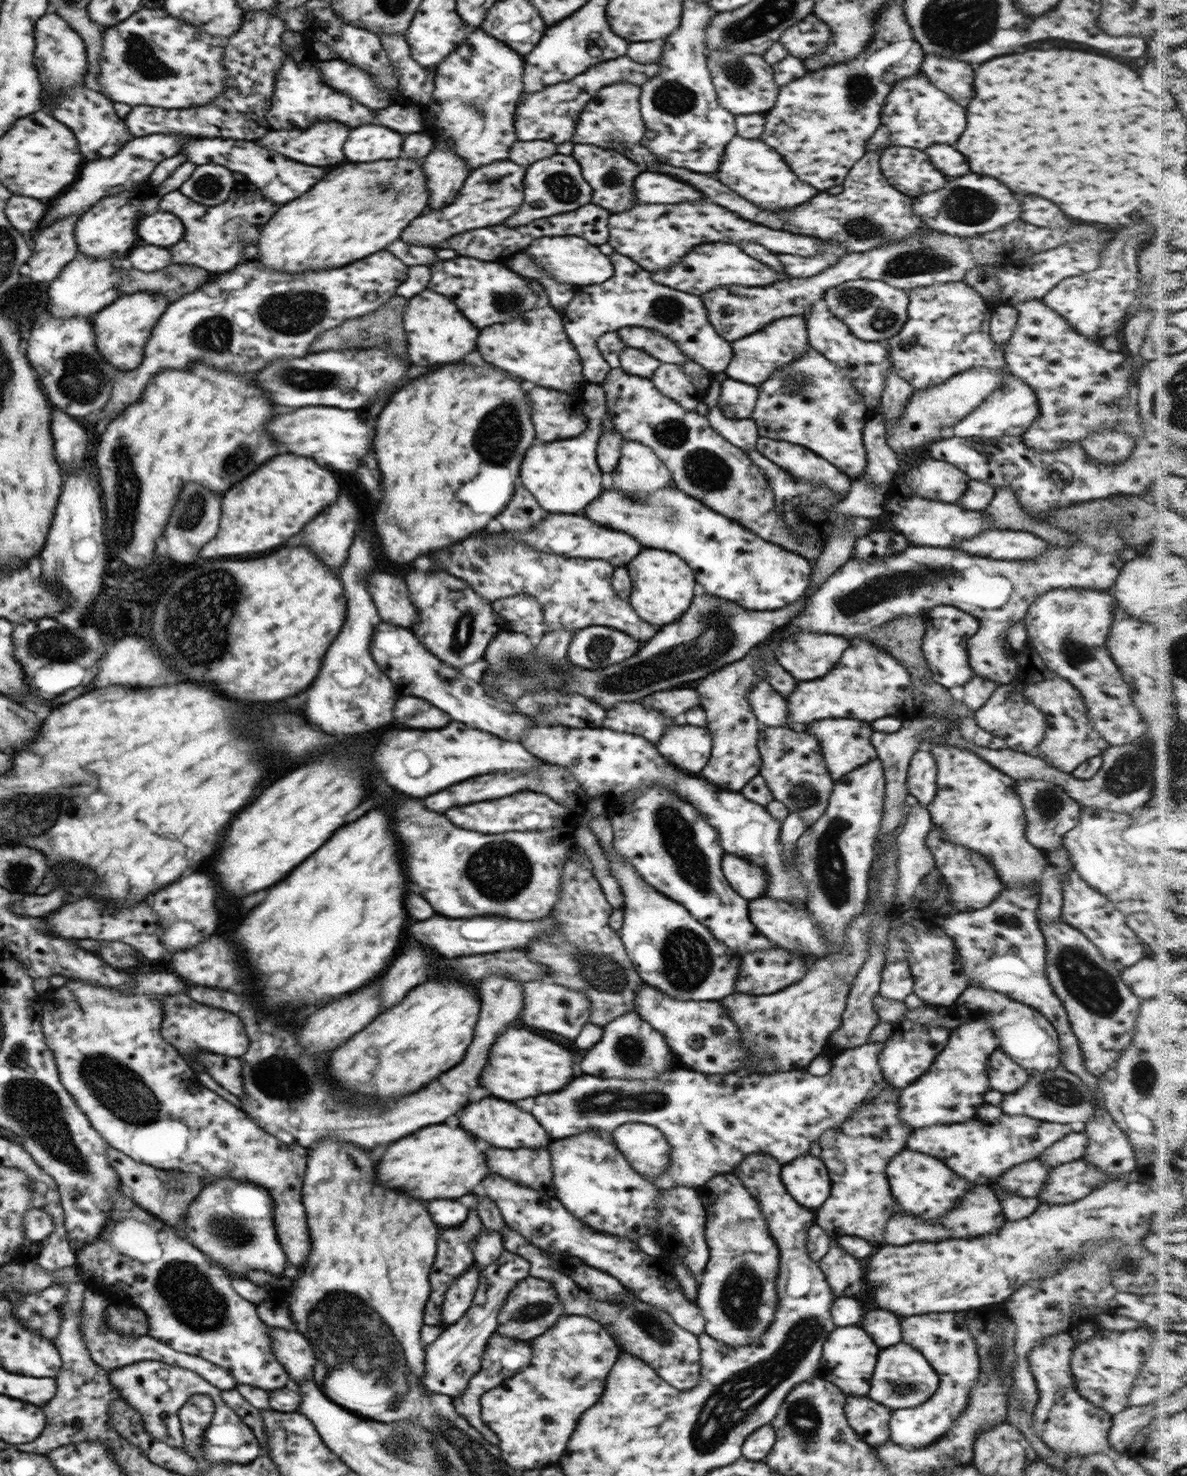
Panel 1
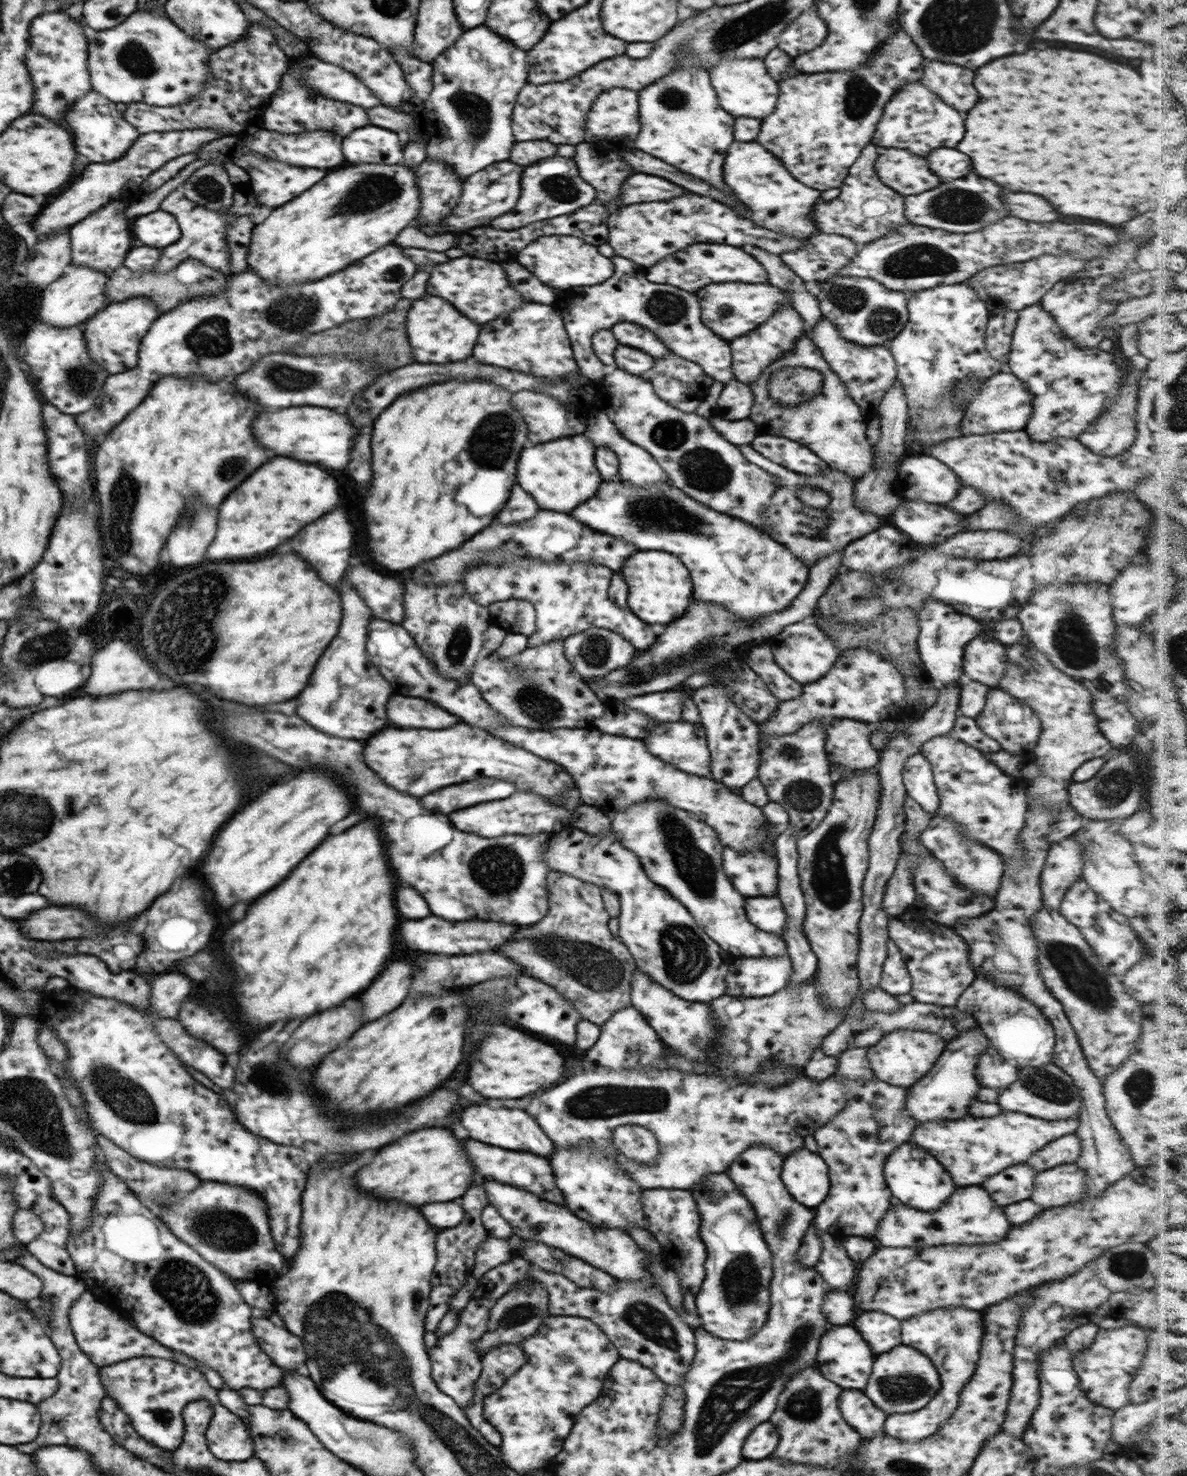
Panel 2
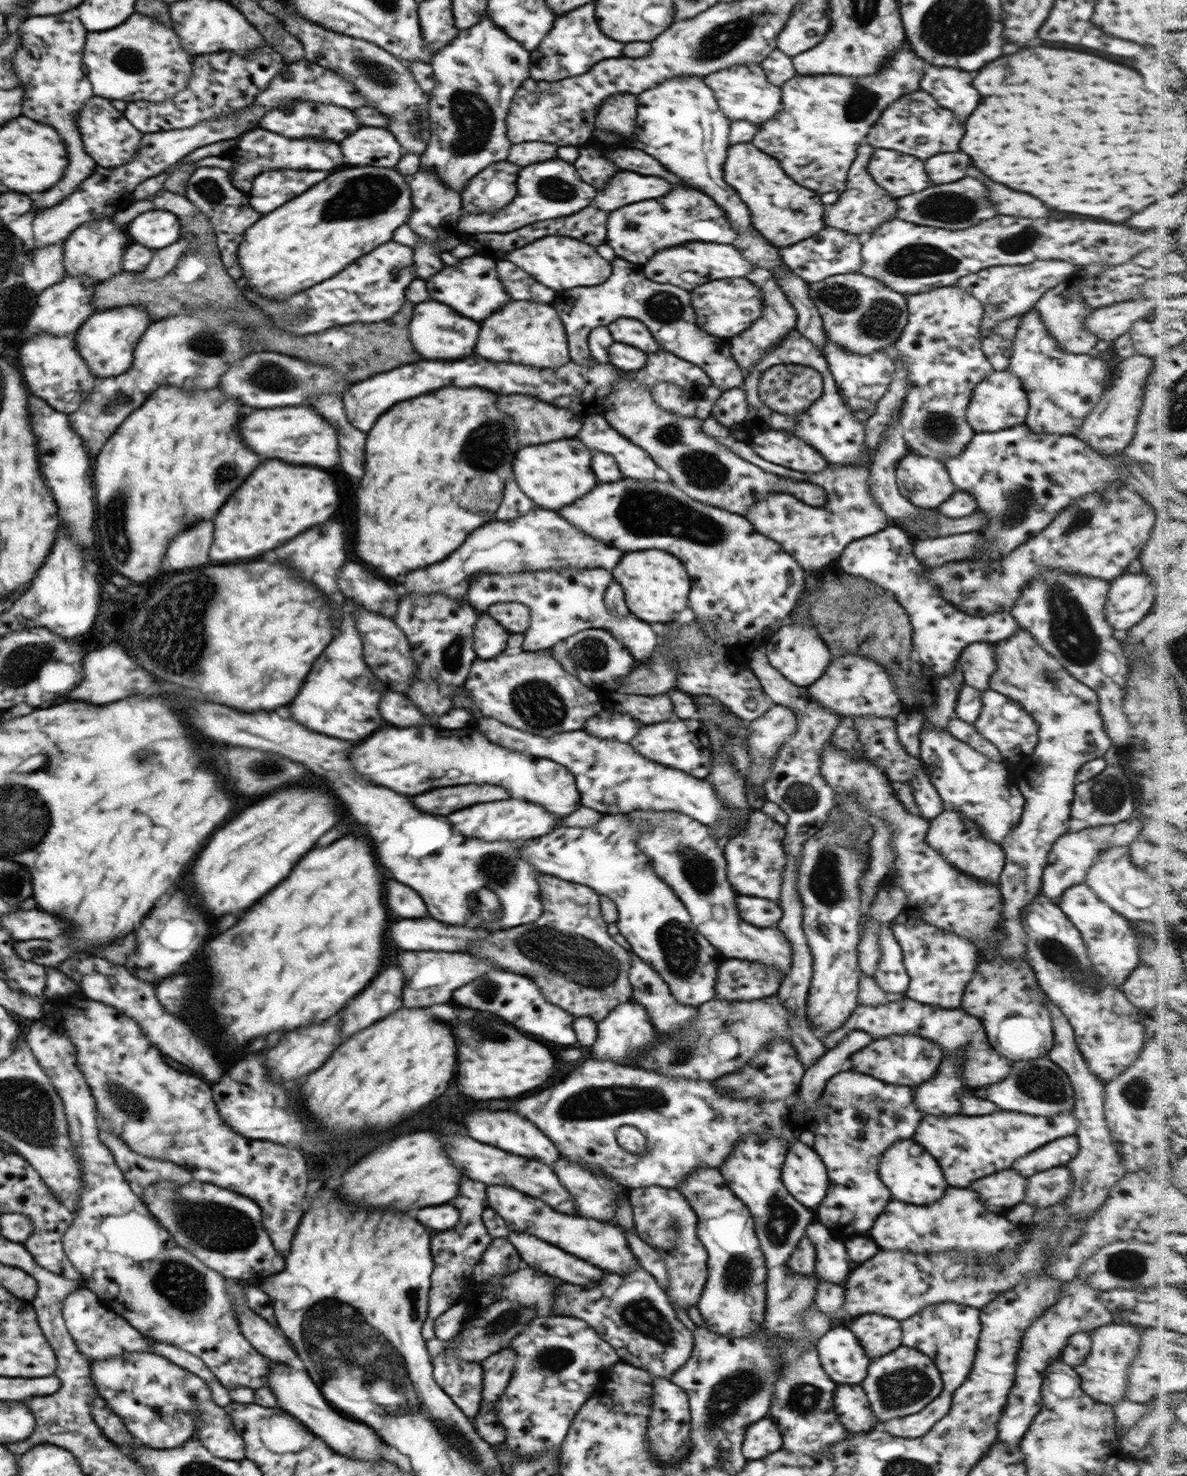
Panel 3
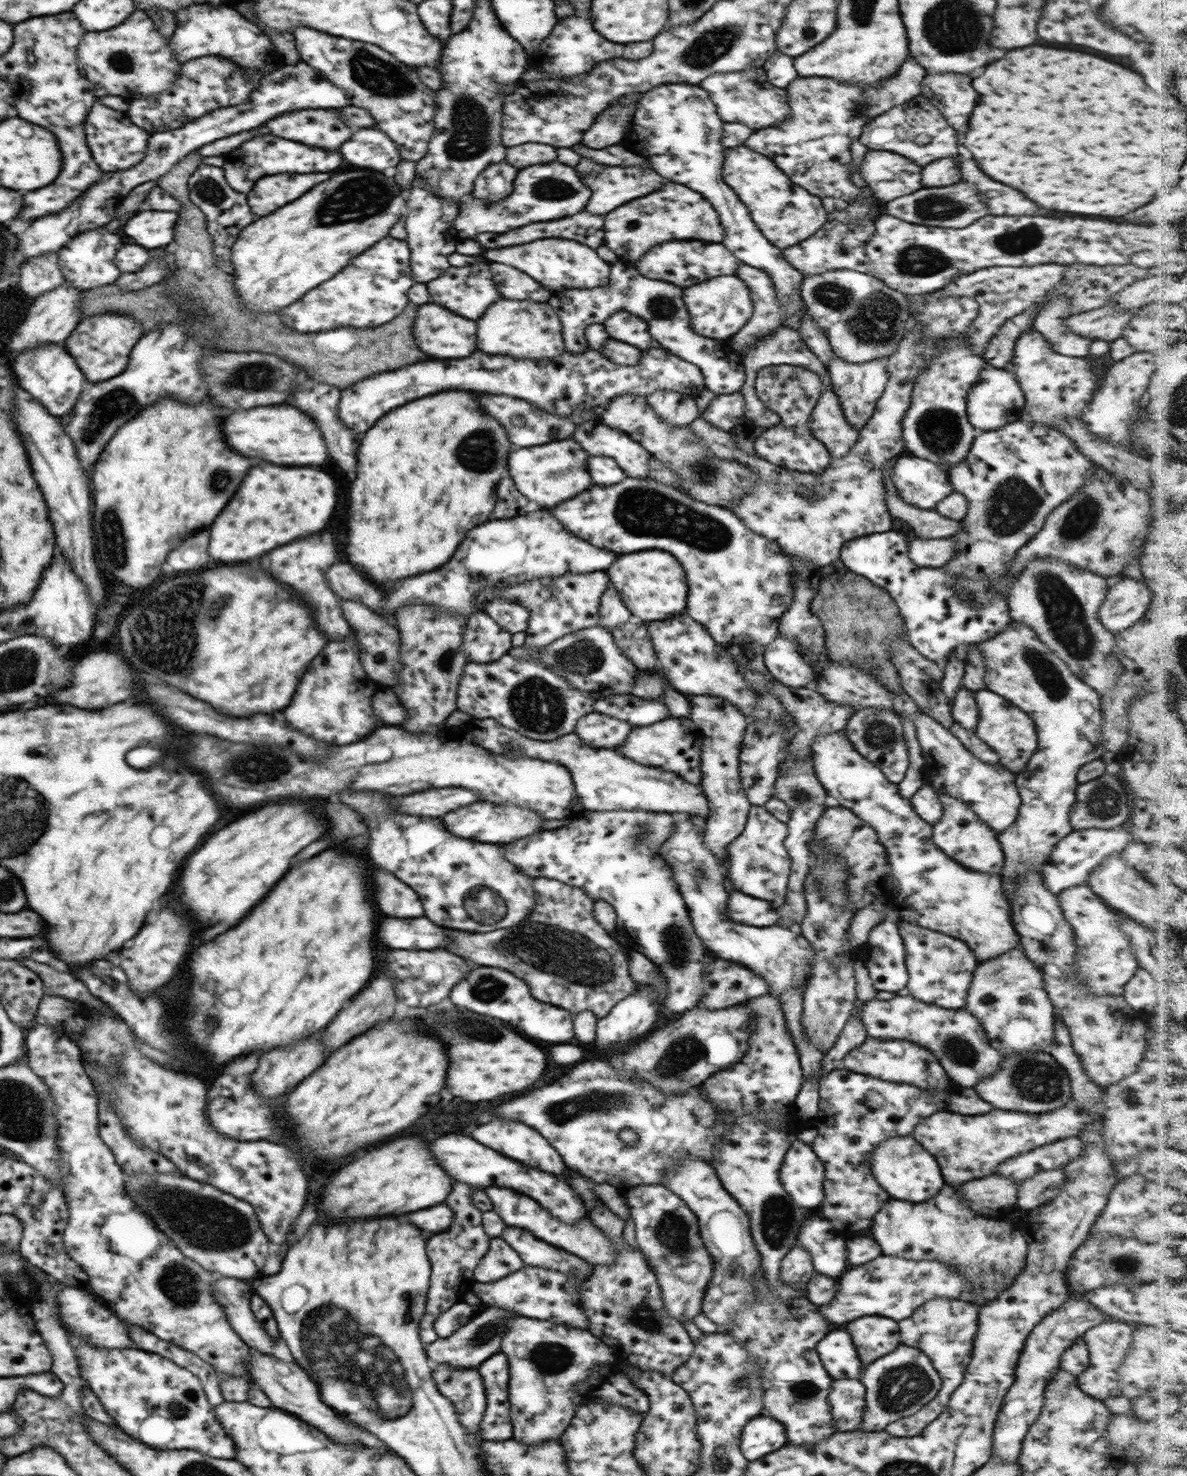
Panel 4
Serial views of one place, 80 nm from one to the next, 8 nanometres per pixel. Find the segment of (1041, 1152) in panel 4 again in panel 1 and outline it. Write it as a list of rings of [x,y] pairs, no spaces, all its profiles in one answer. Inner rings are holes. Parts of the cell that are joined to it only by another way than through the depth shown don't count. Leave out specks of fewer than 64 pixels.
[[[1071,1132],[1060,1138],[1056,1144],[1052,1144],[1048,1150],[1044,1150],[1044,1154],[1038,1156],[1038,1160],[1042,1160],[1048,1166],[1057,1167],[1067,1162],[1074,1162],[1082,1159],[1084,1152],[1088,1146],[1087,1136],[1081,1132]]]

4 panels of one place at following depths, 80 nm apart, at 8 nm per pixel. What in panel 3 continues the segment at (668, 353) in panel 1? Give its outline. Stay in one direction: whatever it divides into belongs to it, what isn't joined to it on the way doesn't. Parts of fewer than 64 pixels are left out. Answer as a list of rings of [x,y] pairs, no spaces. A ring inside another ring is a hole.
[[[620,317],[607,327],[614,341],[633,346],[646,354],[655,353],[663,349],[660,343],[652,336],[649,328],[639,320]]]

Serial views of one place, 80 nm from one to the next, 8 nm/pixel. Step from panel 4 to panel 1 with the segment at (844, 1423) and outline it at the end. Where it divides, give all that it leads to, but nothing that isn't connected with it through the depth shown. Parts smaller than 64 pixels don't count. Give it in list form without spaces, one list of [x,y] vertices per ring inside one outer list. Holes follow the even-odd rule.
[[[846,1396],[844,1412],[848,1424],[871,1446],[876,1448],[890,1438],[888,1421],[891,1409],[867,1396]]]

